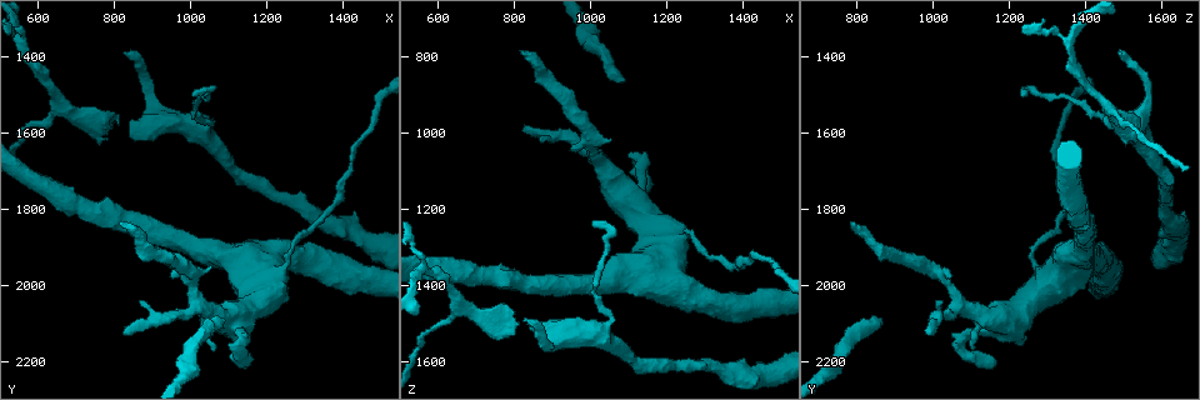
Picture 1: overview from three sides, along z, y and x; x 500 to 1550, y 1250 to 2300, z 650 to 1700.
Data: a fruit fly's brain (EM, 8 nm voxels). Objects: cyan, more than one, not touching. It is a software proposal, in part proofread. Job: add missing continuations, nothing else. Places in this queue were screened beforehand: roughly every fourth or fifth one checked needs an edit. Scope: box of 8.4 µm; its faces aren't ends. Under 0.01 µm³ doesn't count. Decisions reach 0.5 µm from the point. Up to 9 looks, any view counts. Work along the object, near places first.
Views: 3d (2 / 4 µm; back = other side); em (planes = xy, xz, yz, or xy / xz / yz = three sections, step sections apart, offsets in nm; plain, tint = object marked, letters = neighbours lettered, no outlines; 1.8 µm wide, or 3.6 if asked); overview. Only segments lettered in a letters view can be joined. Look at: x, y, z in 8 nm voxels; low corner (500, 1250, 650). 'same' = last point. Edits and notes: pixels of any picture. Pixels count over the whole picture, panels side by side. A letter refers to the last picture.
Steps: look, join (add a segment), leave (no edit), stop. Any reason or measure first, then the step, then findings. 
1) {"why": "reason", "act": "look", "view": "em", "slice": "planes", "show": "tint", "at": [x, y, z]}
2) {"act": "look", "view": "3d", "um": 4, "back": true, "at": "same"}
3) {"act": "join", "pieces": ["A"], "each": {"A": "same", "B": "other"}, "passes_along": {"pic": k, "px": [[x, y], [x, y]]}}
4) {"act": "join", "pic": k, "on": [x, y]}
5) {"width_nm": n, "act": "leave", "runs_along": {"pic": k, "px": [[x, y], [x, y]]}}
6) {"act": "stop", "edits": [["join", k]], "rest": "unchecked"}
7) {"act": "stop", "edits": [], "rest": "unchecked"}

{"act": "look", "view": "em", "slice": "planes", "show": "tint", "at": [825, 1385, 1490]}

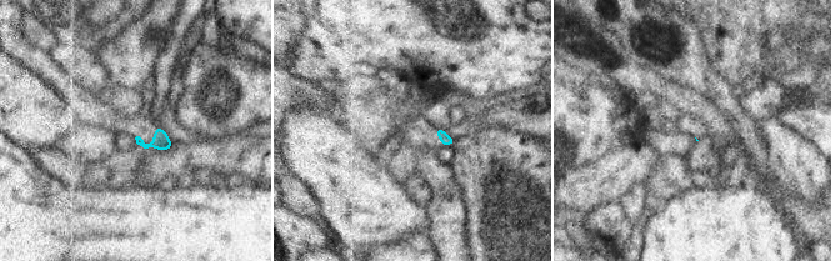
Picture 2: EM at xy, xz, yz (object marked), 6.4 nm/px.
{"why": "see the neighbours", "act": "look", "view": "em", "slice": "planes", "show": "letters", "at": "same"}

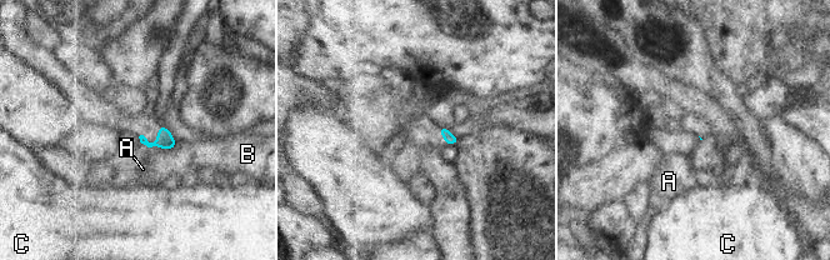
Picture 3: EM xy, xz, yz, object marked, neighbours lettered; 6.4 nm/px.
{"act": "leave", "each": {"A": "other", "B": "other", "C": "other"}, "border": {"pic": 3, "px": [[179, 144], [170, 149], [148, 148]]}, "found": "no lettered segment goes on from it"}

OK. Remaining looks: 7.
{"why": "free end", "act": "look", "view": "3d", "um": 4, "at": [1090, 2095, 865]}

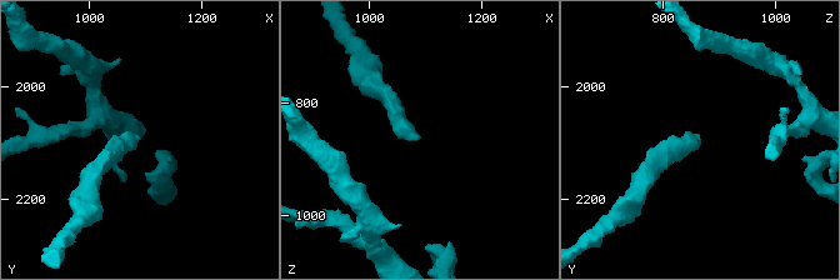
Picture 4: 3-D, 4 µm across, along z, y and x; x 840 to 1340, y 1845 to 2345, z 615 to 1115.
{"act": "look", "view": "em", "slice": "planes", "show": "plain", "at": [1090, 2095, 865]}

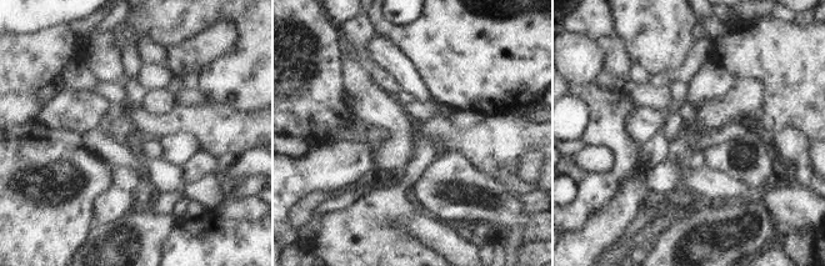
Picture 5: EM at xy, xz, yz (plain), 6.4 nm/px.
{"why": "what lies round it", "act": "look", "view": "em", "slice": "planes", "show": "letters", "at": "same"}

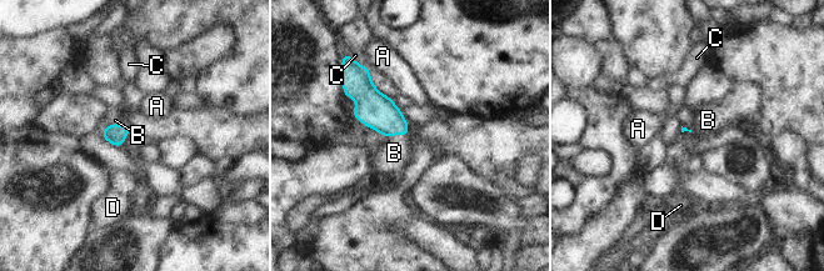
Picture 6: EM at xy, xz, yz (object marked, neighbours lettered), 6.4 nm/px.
{"act": "join", "pic": 6, "on": [394, 152], "each": {"A": "other", "B": "same", "C": "other", "D": "other"}, "passes_along": {"pic": 6, "px": [[375, 110], [396, 134], [394, 152]]}, "found": "the neuron continues"}

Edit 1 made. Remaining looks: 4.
{"why": "redraw", "act": "look", "view": "overview"}

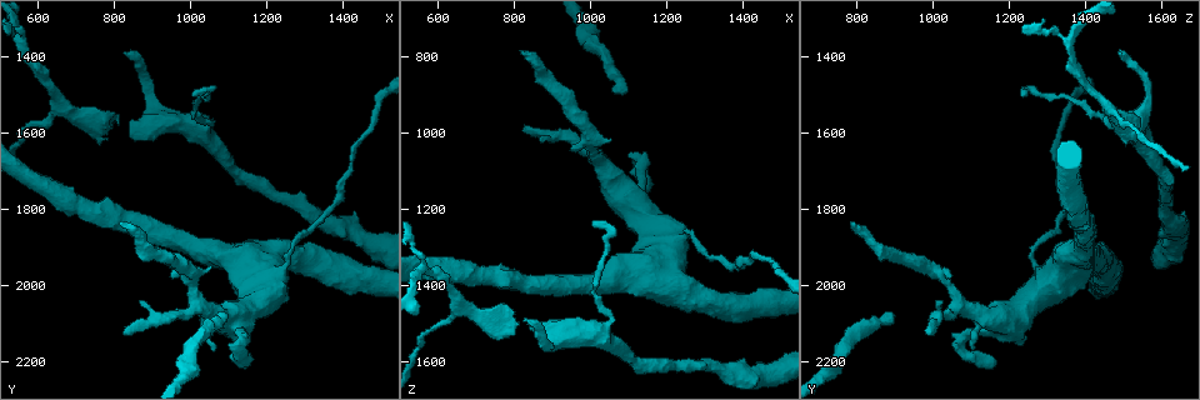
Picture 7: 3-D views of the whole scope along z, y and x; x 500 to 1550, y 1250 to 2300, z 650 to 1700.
{"why": "branch stops here", "act": "look", "view": "em", "slice": "planes", "show": "letters", "at": [1145, 2205, 1175]}

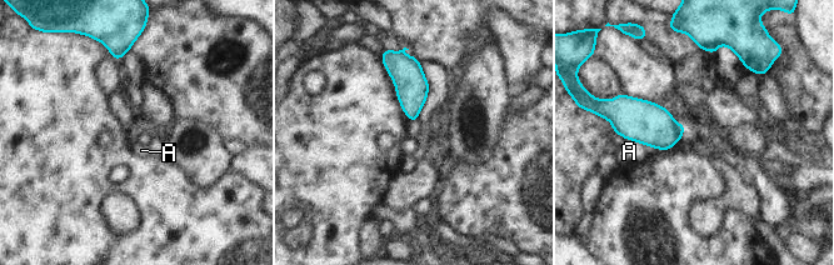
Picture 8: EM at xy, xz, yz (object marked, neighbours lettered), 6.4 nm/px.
{"act": "leave", "each": {"A": "other"}, "border": {"pic": 8, "px": [[625, 139], [662, 150]]}, "found": "none of them fits"}

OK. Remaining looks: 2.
{"act": "stop", "edits": [["join", 6]], "rest": "unchecked"}

